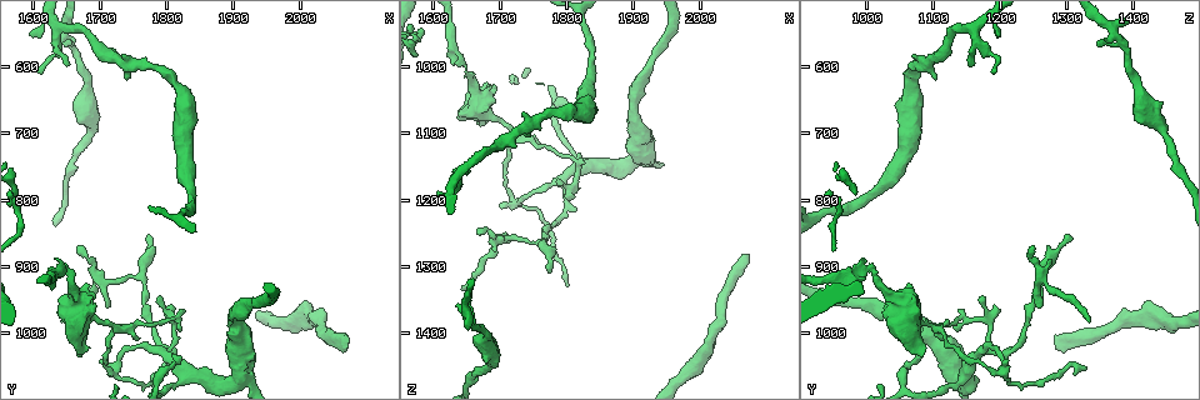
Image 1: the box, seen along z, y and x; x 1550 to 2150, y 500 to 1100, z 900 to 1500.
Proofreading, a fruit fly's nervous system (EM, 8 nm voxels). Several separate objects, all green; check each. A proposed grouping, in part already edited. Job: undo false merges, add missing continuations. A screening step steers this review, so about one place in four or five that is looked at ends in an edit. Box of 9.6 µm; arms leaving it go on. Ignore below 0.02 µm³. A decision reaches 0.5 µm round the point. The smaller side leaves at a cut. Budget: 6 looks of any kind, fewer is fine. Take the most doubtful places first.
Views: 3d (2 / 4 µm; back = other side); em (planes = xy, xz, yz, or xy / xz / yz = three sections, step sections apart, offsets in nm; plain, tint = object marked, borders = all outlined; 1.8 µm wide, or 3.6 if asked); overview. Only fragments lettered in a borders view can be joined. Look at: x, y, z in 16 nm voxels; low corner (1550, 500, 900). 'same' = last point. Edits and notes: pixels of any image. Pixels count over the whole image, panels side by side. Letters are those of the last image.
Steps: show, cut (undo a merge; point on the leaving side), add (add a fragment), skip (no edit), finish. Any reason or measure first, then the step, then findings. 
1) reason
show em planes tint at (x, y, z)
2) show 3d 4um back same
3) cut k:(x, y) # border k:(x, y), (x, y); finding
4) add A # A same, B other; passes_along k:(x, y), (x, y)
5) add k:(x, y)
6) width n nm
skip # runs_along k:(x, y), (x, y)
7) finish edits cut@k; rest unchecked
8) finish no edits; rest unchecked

show em xy step 4 tint at (1715, 1060, 1200)

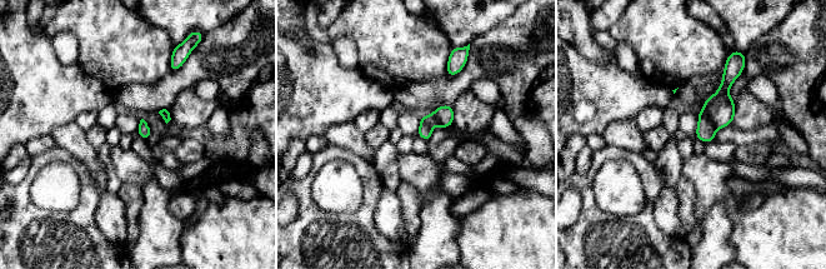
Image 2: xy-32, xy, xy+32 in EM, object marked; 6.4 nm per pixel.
another direction
show em planes borders same

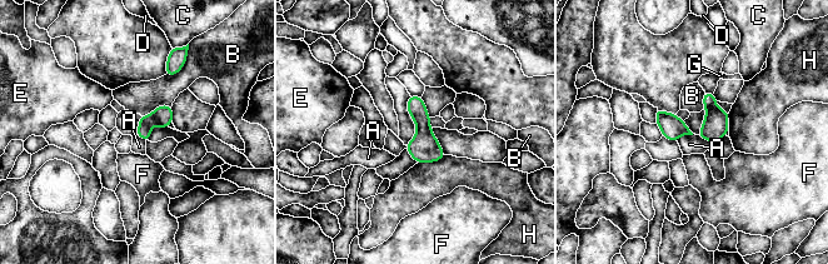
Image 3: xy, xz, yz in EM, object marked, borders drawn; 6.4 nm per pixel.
cut 3:(714, 126) # A other, B other, C other, D other, E other, F other, G other, H other; border 3:(714, 103), (707, 109); two cells meet here

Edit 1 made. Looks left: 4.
see it whole again
show overview

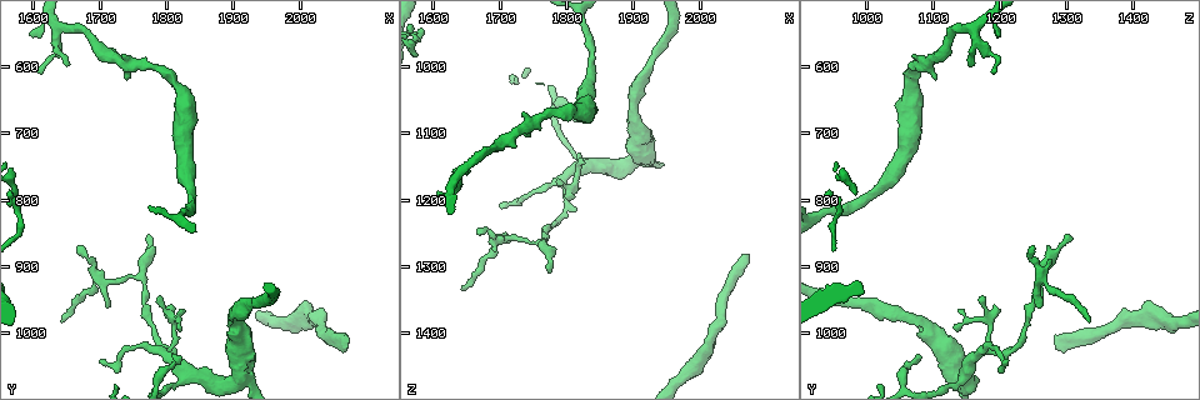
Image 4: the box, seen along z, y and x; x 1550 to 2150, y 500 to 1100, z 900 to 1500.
free end
show em 3.6um planes plain at (2070, 1020, 1285)

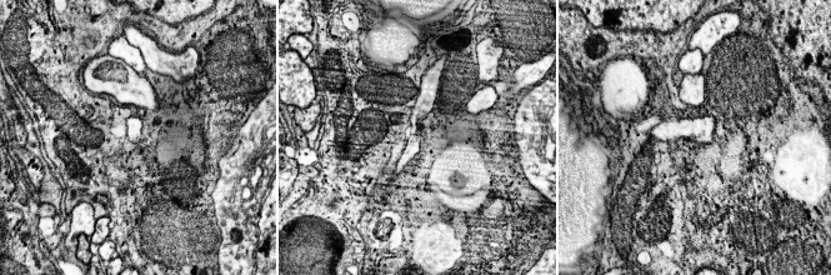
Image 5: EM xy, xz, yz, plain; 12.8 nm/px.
see the neighbours
show em 3.6um planes borders same

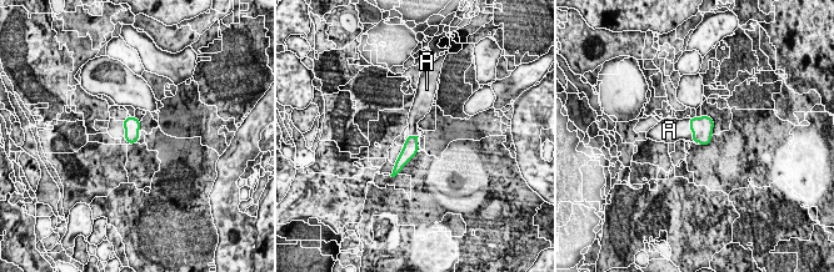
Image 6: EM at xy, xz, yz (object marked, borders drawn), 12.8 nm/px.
longest_contact A 300 nm
add A # A same; passes_along 6:(702, 127), (690, 130), (672, 130); it goes on there

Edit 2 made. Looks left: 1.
finish edits cut@3, add@6; rest unchecked

